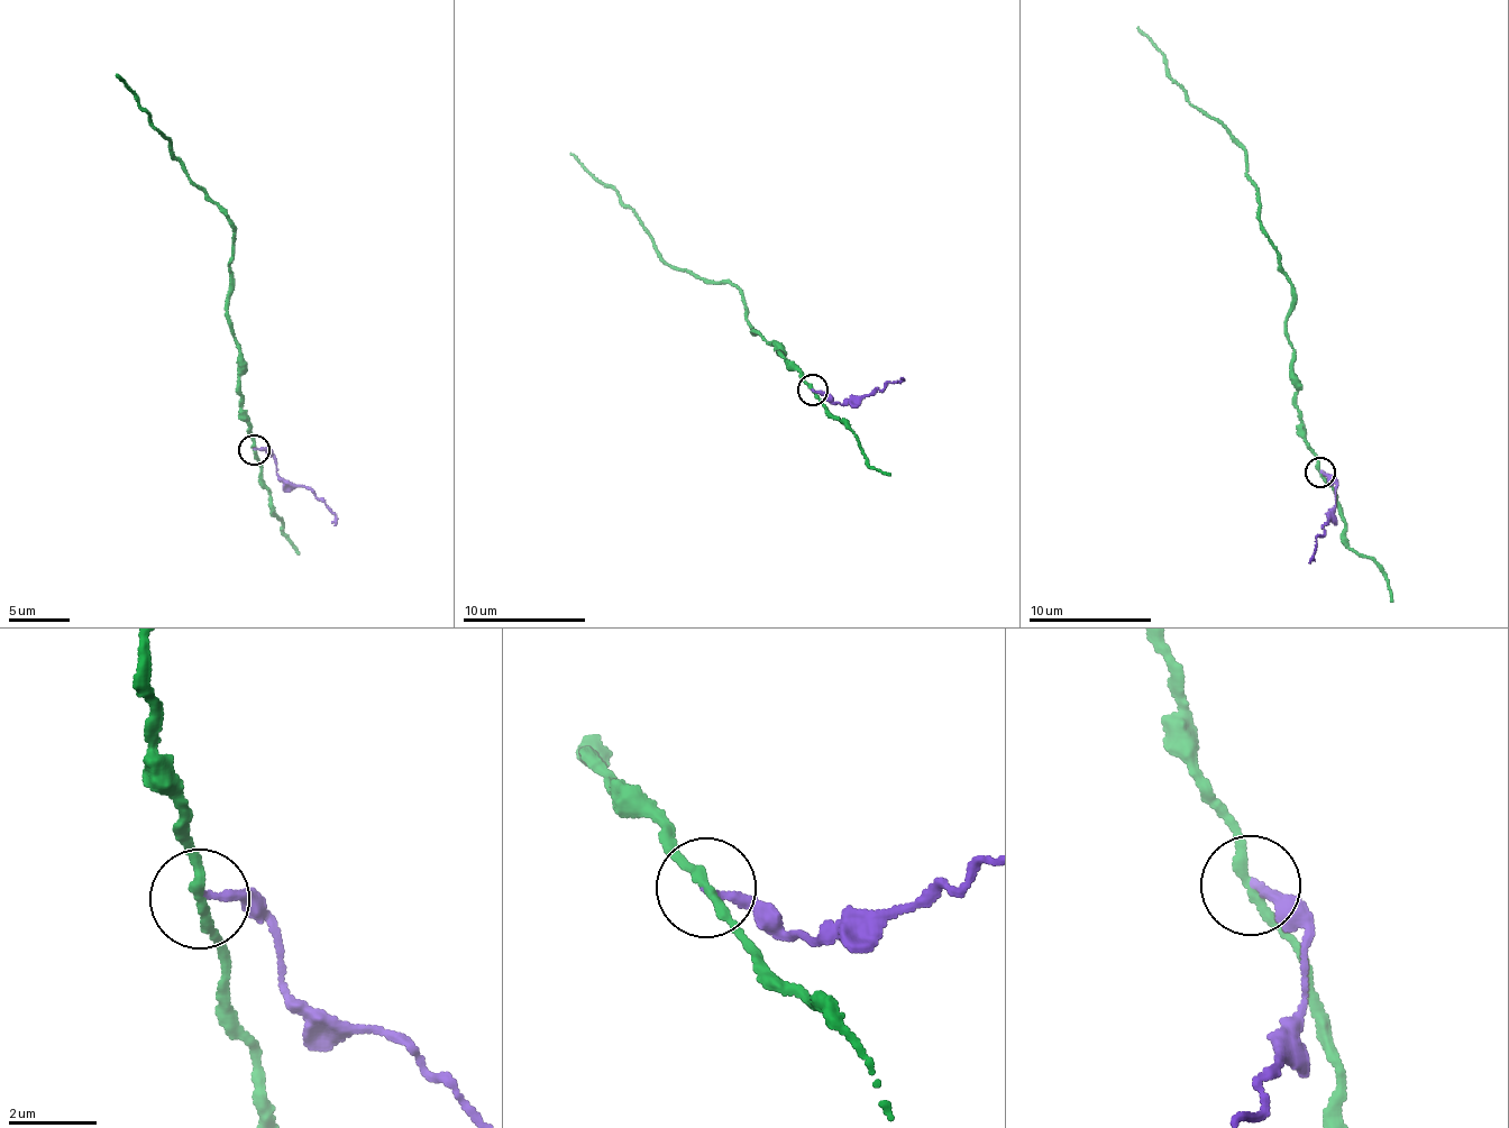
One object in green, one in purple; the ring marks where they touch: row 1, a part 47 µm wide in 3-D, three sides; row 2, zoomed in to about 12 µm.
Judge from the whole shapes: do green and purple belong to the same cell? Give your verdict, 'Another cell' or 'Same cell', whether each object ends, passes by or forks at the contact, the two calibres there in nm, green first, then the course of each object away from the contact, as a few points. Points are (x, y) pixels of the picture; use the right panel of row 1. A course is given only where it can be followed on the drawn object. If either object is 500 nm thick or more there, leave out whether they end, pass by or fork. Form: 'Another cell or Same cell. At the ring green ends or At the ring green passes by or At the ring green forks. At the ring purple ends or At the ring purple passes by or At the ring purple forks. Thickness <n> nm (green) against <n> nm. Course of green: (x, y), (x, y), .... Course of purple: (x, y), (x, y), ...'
Another cell. At the ring green passes by. At the ring purple ends. Thickness 220 nm (green) against 180 nm. Course of green: (1319, 473), (1295, 404), (1287, 327), (1293, 285), (1259, 219), (1246, 148), (1186, 98), (1168, 58), (1135, 27). Course of purple: (1319, 473), (1328, 478), (1336, 501), (1309, 561)

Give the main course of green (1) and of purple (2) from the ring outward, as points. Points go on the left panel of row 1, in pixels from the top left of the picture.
1: (254, 450), (244, 394), (239, 390), (239, 342), (228, 317), (235, 228), (189, 179), (138, 95), (116, 75)
2: (254, 450), (267, 451), (275, 470), (286, 482), (304, 484), (336, 517), (334, 524)

